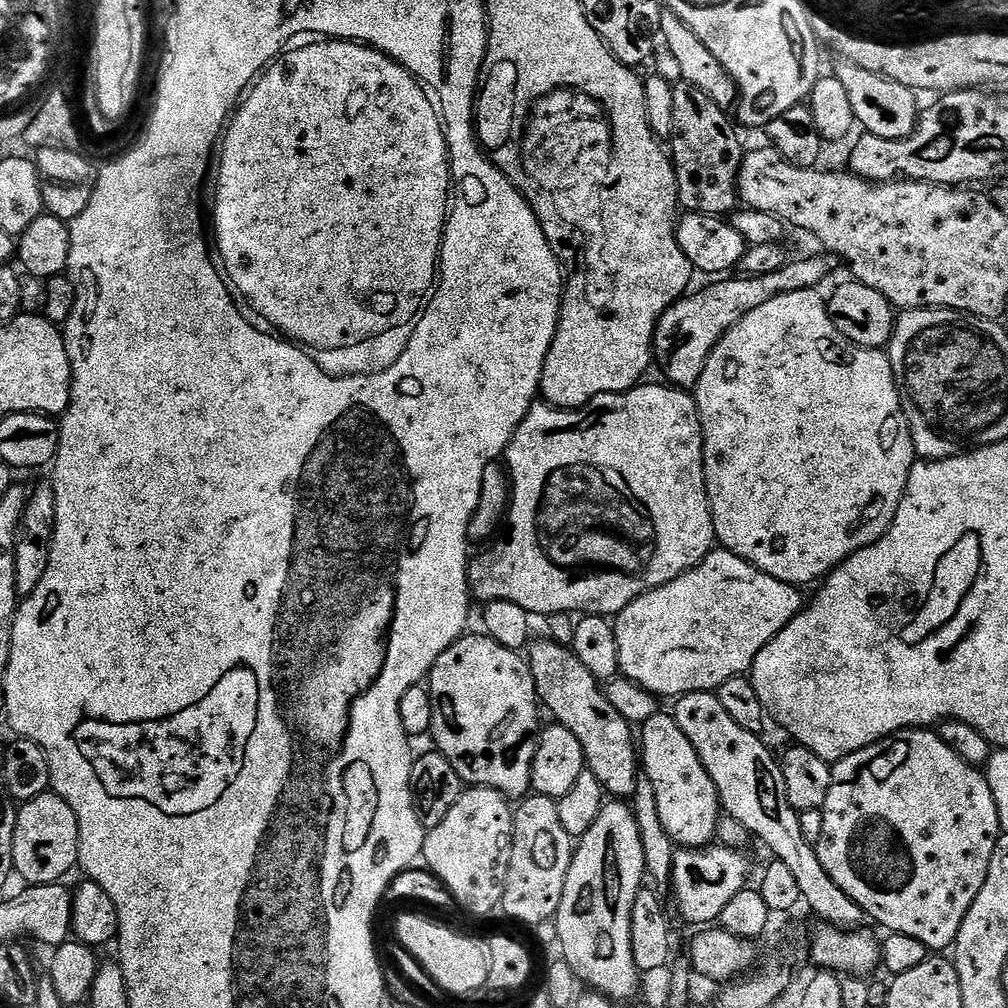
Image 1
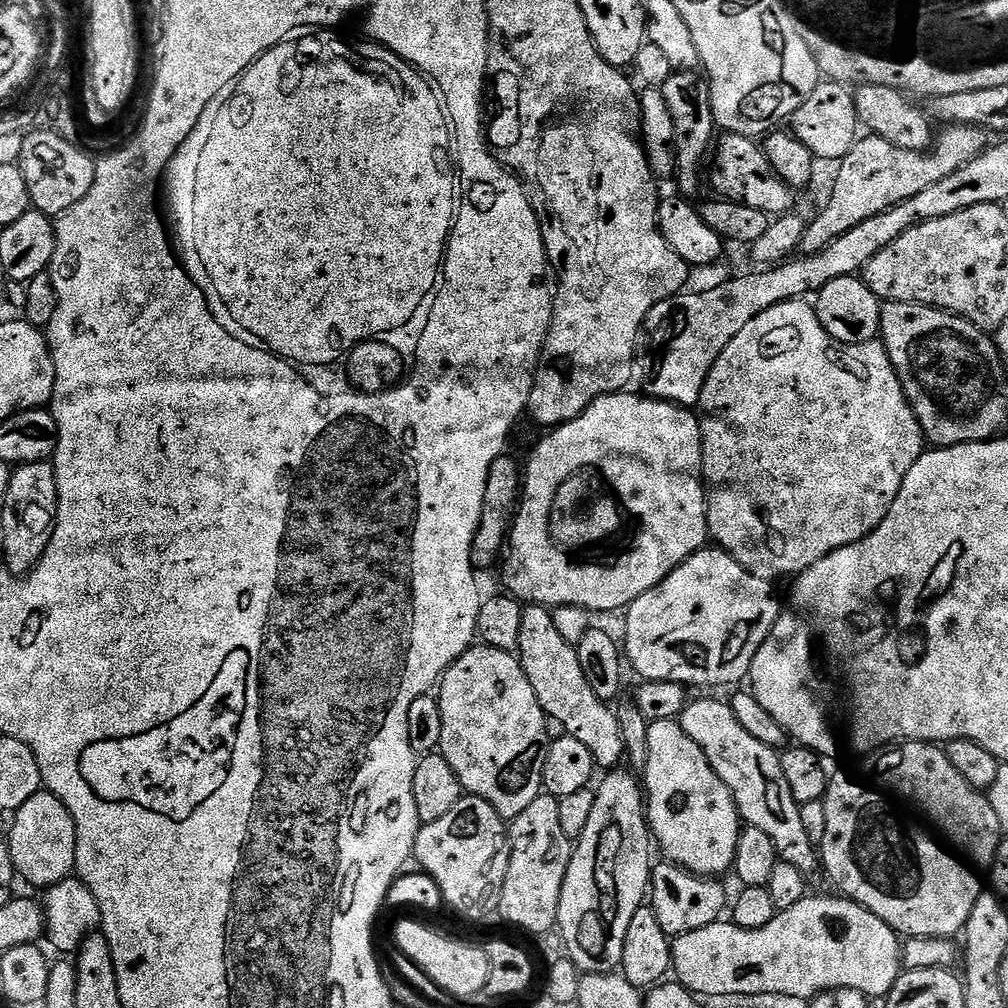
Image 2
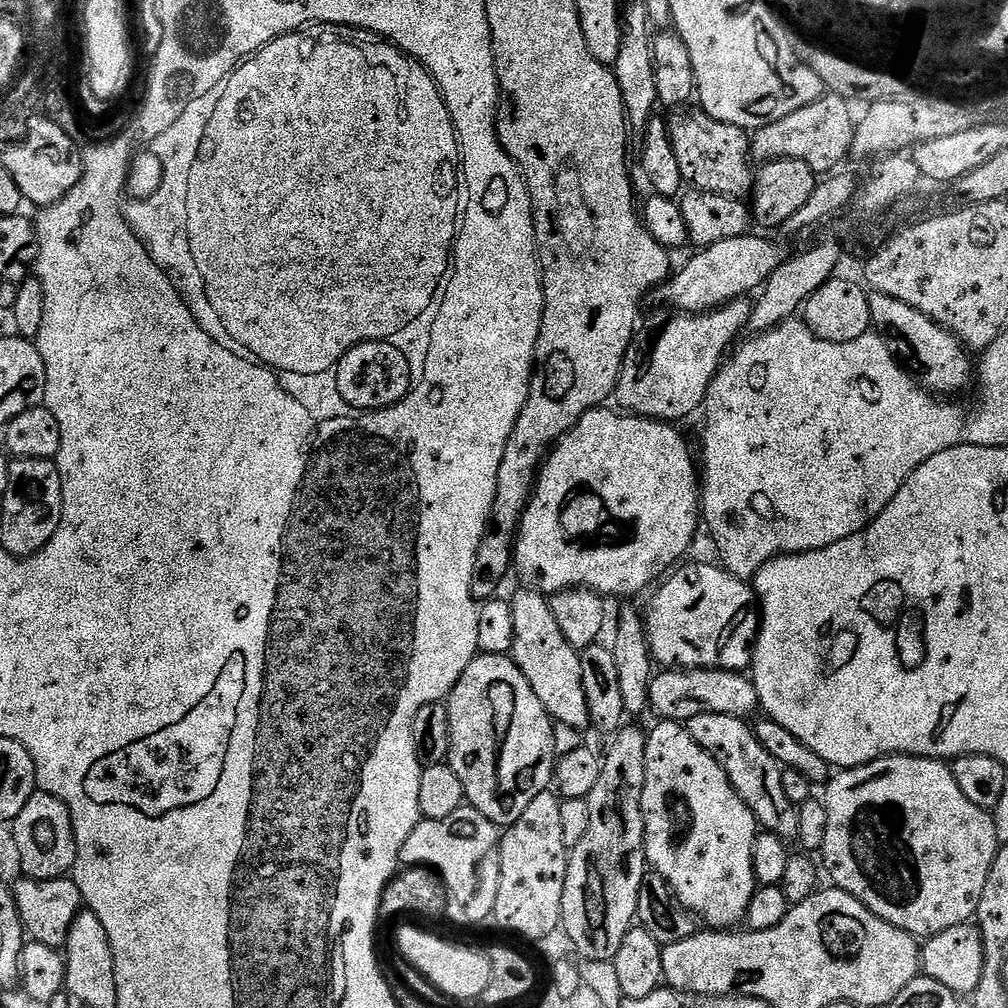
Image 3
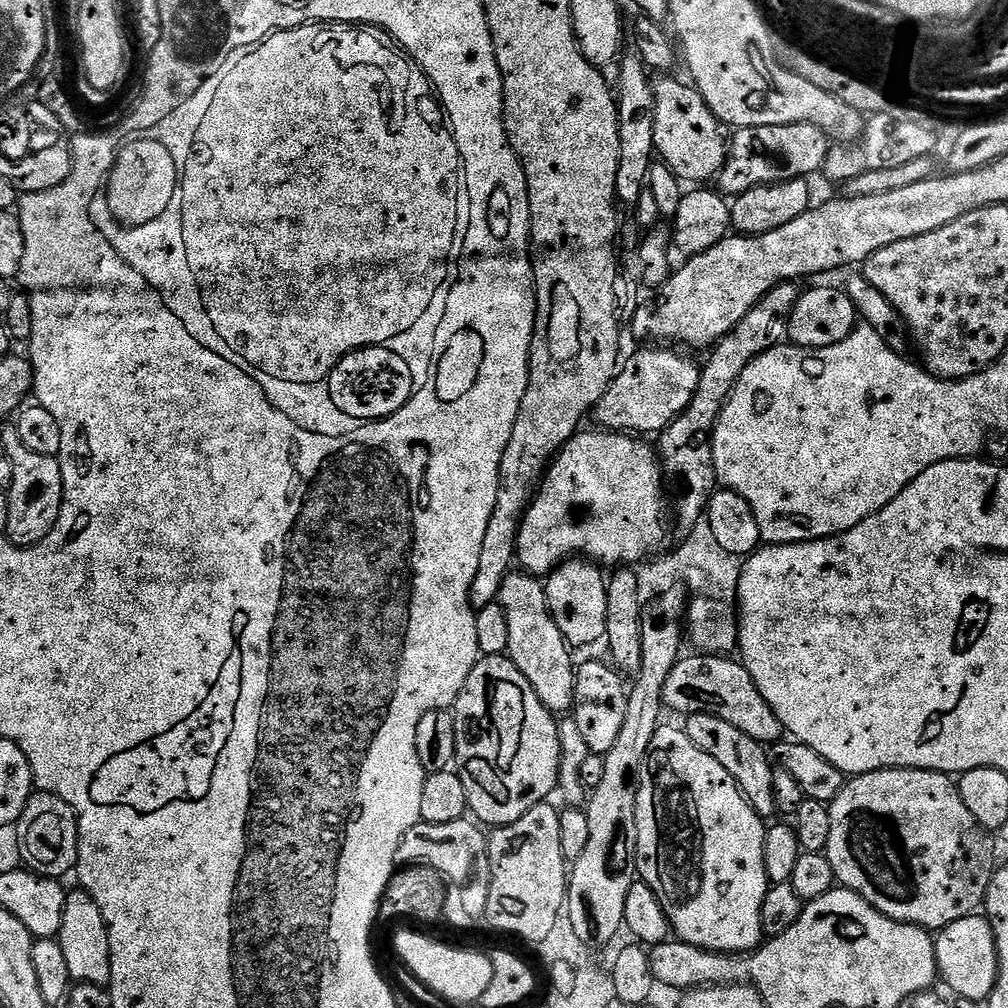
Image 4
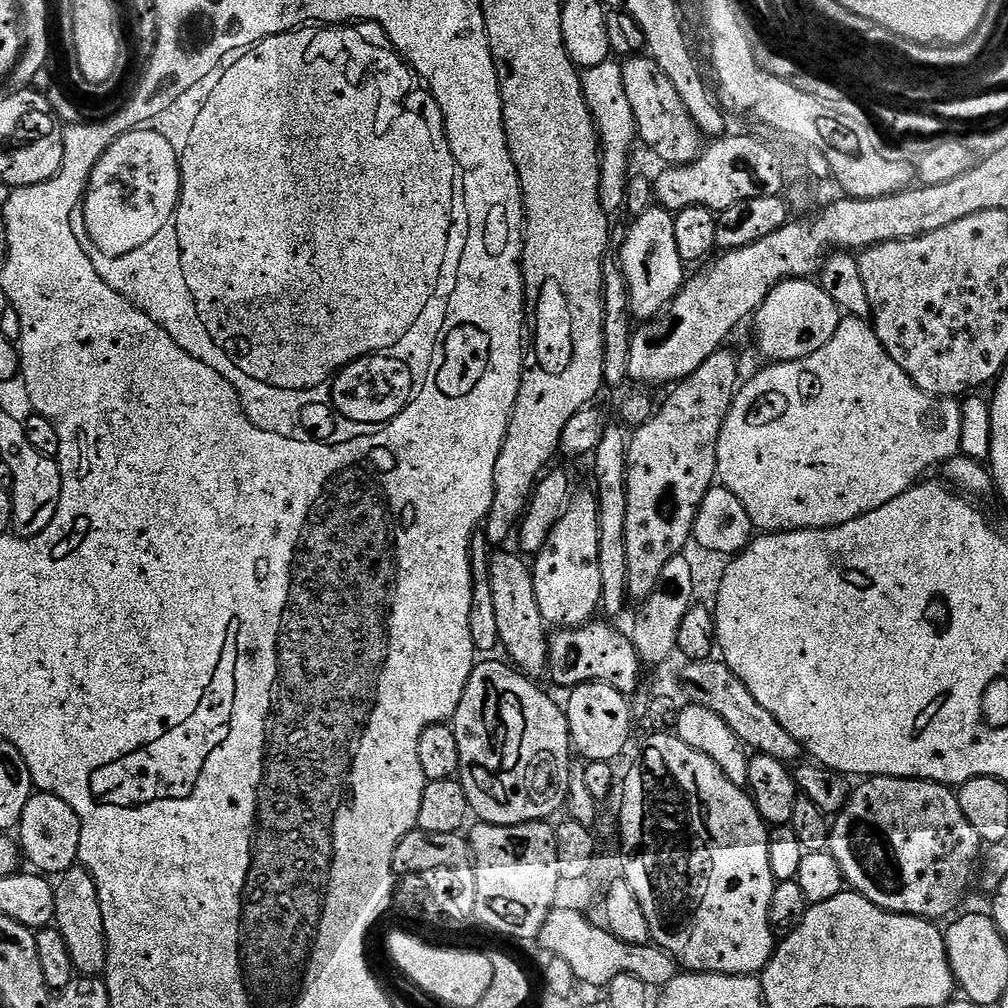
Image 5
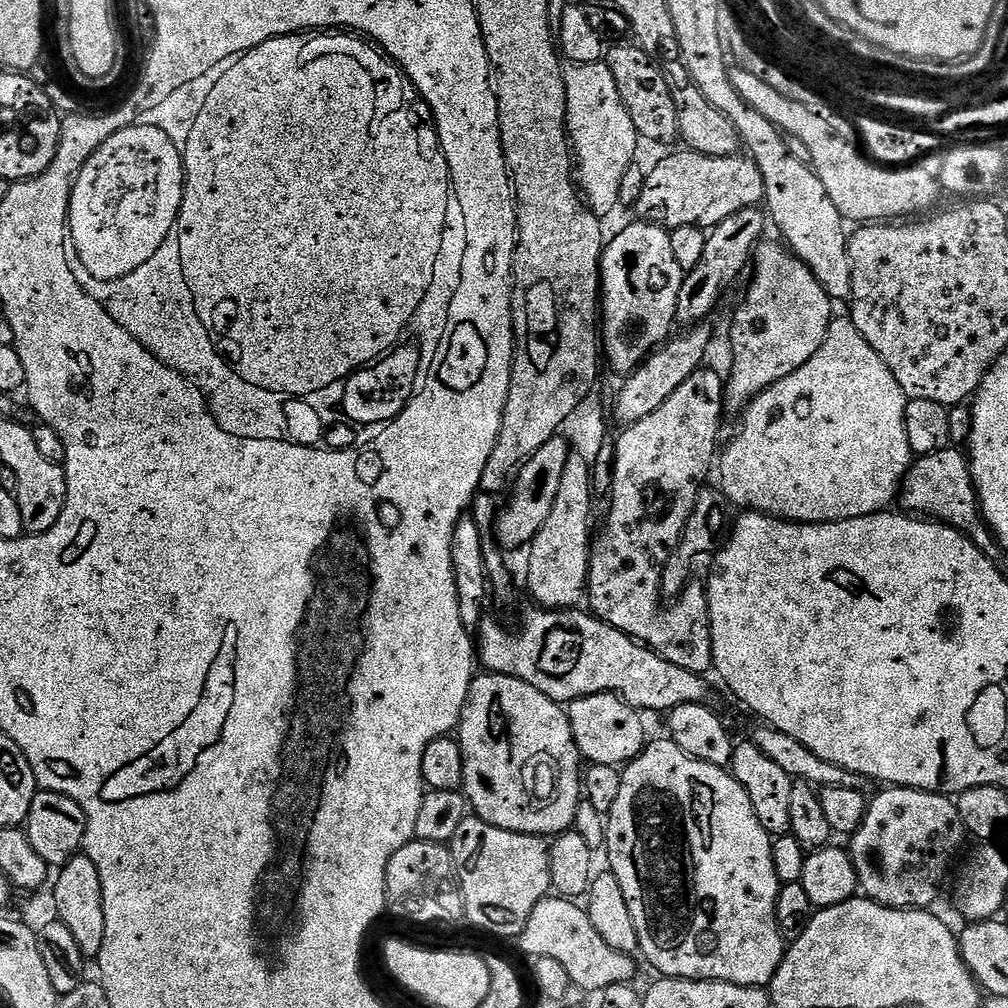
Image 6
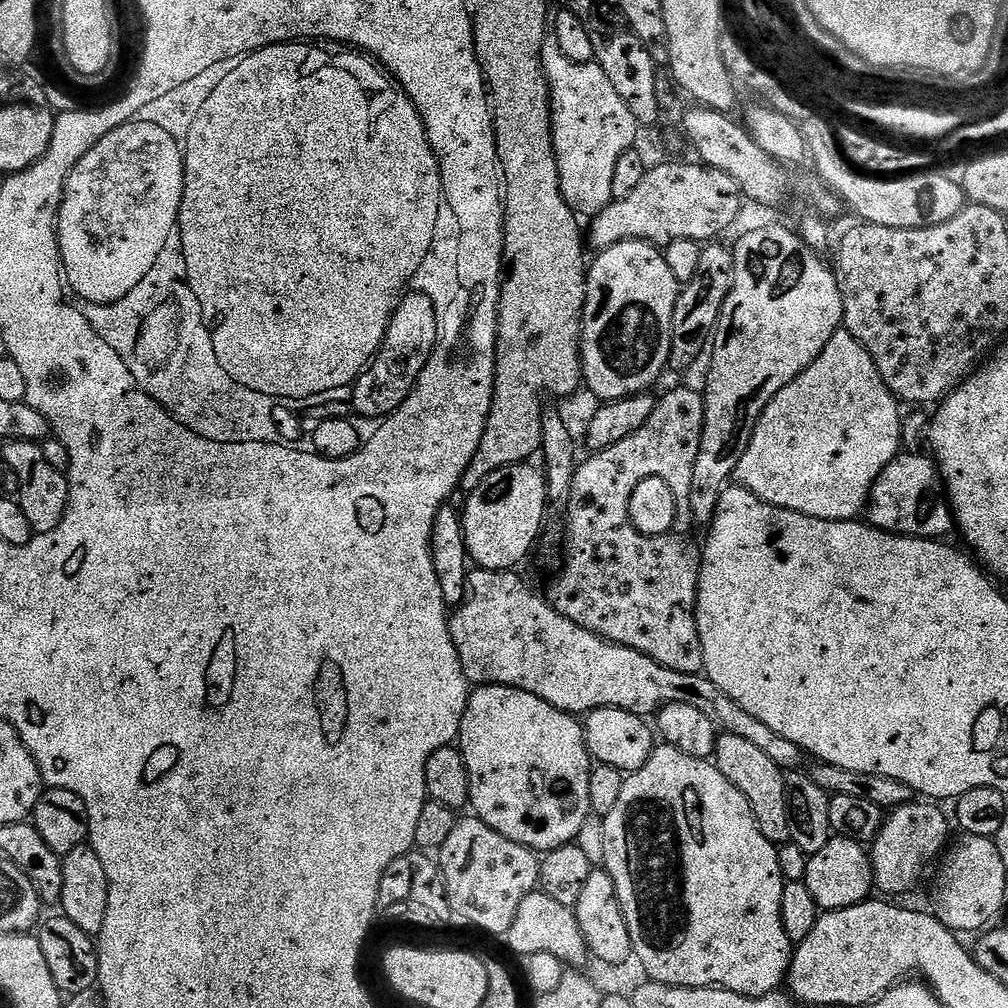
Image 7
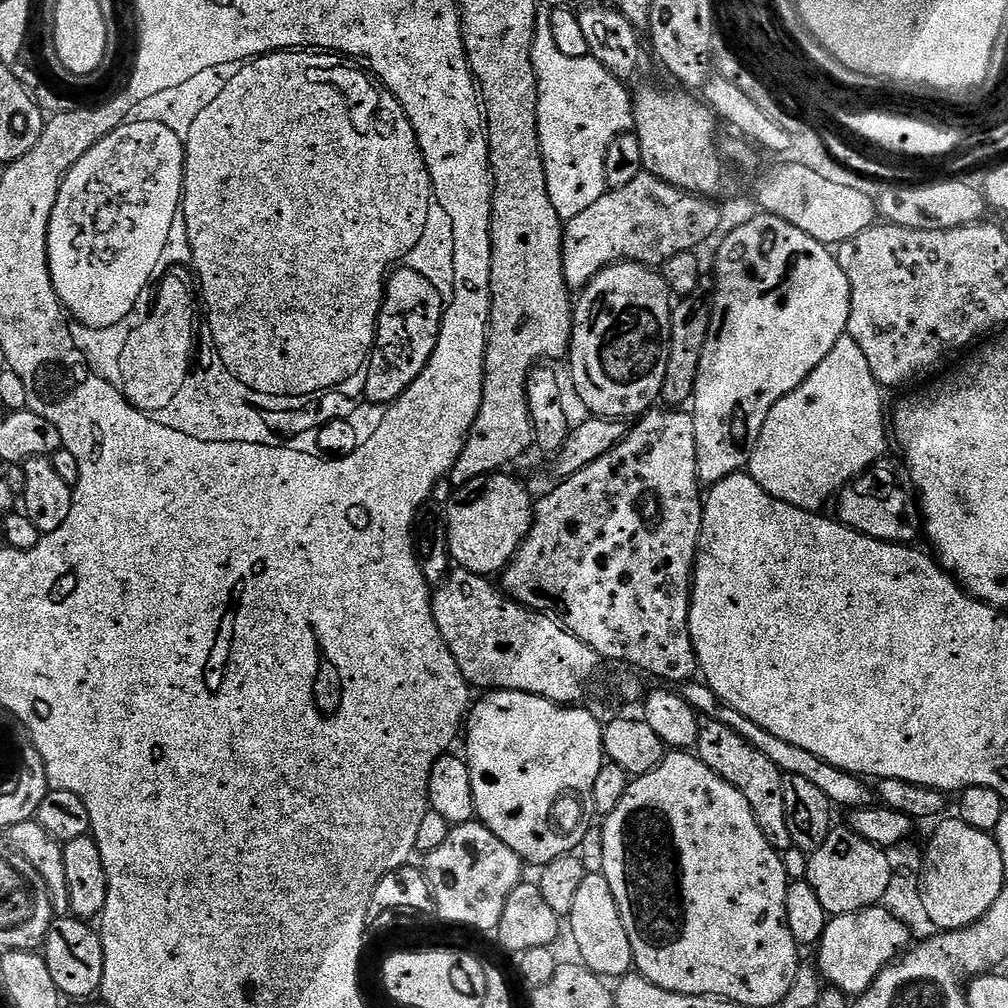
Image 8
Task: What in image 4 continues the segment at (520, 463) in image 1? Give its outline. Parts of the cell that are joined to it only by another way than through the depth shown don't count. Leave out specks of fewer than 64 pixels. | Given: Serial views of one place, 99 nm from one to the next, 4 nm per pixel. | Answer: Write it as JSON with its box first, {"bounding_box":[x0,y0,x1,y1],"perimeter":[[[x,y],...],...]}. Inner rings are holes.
{"bounding_box":[516,430,666,578],"perimeter":[[[581,430],[577,432],[576,435],[573,436],[572,439],[569,440],[568,443],[565,444],[564,447],[556,453],[554,459],[551,461],[551,463],[549,463],[545,471],[544,479],[540,481],[540,487],[537,488],[536,495],[532,497],[532,502],[528,505],[528,510],[524,514],[524,520],[522,521],[522,523],[520,523],[520,533],[518,533],[516,536],[516,560],[518,561],[519,567],[523,569],[523,571],[537,578],[547,577],[549,572],[553,572],[555,568],[560,567],[560,565],[563,564],[565,560],[576,557],[587,558],[589,561],[595,562],[597,565],[600,566],[605,566],[604,564],[612,564],[611,566],[636,566],[639,565],[641,562],[647,561],[649,557],[653,555],[653,553],[651,552],[654,551],[655,548],[658,547],[659,544],[662,543],[664,540],[664,488],[666,492],[666,484],[665,481],[662,479],[662,465],[658,459],[657,449],[653,447],[653,445],[651,448],[651,446],[648,445],[646,441],[644,441],[647,439],[637,438],[635,435],[632,434],[621,434],[619,432],[610,432],[607,430],[595,431],[596,432],[587,432],[587,430]]]}

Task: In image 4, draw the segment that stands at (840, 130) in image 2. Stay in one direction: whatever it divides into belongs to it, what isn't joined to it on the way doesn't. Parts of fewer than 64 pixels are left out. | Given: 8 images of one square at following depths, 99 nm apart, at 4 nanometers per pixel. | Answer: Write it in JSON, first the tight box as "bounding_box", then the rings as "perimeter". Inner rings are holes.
{"bounding_box":[718,124,829,198],"perimeter":[[[813,124],[737,128],[728,140],[728,157],[718,177],[719,191],[725,197],[735,198],[755,187],[811,178],[823,169],[829,147],[828,136]]]}

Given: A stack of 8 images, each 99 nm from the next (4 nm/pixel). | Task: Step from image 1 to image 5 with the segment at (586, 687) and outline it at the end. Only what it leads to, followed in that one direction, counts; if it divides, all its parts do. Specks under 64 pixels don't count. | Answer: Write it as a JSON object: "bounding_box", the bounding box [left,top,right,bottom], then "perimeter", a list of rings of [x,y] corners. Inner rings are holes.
{"bounding_box":[487,550,550,677],"perimeter":[[[496,550],[489,555],[487,566],[490,594],[494,594],[494,610],[498,614],[500,648],[509,656],[505,657],[525,676],[543,677],[548,662],[550,632],[542,618],[542,610],[538,610],[538,598],[534,598],[534,578],[529,561],[515,551],[500,551],[504,550]]]}

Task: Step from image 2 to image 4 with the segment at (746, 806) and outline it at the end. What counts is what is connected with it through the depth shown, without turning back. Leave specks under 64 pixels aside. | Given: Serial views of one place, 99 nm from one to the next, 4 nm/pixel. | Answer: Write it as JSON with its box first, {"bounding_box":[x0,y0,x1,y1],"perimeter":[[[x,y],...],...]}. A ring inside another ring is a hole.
{"bounding_box":[686,714,777,818],"perimeter":[[[694,714],[687,717],[686,731],[694,746],[706,750],[706,754],[710,754],[710,758],[714,758],[714,762],[718,762],[718,766],[722,766],[722,770],[726,770],[730,778],[734,778],[734,782],[740,787],[740,793],[748,799],[752,809],[761,818],[777,815],[772,778],[774,764],[769,753],[768,756],[764,753],[767,752],[765,745],[754,742],[754,738],[742,734],[742,730],[730,726],[730,722],[722,722],[722,718],[714,718],[710,714]]]}

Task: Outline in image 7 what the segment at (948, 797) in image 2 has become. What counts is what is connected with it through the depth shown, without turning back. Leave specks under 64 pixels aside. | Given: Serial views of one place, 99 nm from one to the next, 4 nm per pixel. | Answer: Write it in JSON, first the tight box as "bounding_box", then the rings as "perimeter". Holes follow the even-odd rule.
{"bounding_box":[870,802,949,898],"perimeter":[[[913,802],[887,813],[882,830],[870,845],[872,857],[872,883],[877,893],[888,898],[903,897],[911,893],[916,883],[924,876],[924,871],[949,847],[948,820],[943,807],[932,802]]]}

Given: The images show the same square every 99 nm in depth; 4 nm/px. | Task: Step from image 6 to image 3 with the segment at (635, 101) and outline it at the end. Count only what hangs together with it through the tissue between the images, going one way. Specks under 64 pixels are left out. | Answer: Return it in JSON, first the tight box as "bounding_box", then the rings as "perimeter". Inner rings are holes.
{"bounding_box":[668,110,754,198],"perimeter":[[[703,110],[695,111],[678,117],[676,121],[673,119],[668,129],[685,185],[701,192],[713,192],[733,198],[747,197],[753,190],[754,181],[749,133],[738,126],[710,118]]]}

